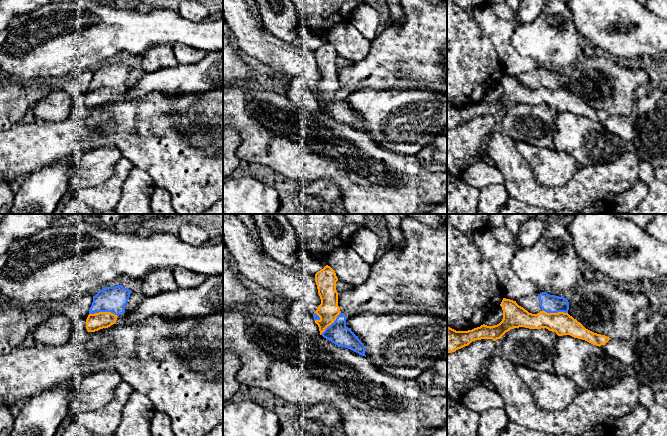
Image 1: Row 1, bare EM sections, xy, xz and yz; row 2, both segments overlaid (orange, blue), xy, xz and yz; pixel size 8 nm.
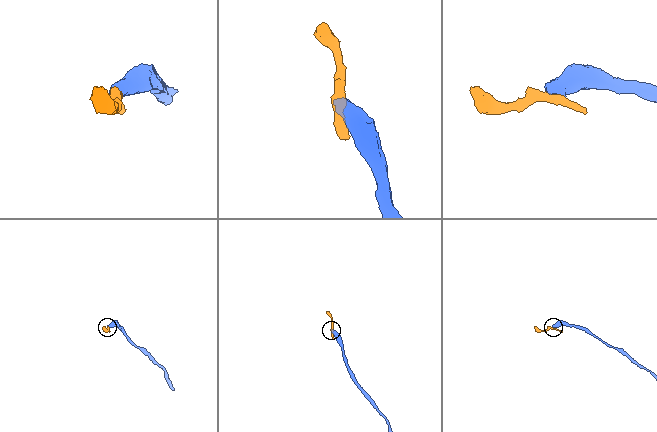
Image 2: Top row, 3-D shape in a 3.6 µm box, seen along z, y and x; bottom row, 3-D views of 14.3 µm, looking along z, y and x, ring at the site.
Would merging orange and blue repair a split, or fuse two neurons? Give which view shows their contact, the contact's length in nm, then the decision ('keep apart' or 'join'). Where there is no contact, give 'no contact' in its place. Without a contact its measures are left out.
xy | 240 nm | keep apart

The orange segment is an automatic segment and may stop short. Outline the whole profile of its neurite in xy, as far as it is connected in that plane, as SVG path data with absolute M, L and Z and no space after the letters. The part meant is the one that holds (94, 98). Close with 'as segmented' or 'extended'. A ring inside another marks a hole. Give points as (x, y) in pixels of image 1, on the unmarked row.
M99 88L89 90L86 95L86 105L88 108L95 108L103 104L108 104L117 96L117 91L111 88Z; as segmented

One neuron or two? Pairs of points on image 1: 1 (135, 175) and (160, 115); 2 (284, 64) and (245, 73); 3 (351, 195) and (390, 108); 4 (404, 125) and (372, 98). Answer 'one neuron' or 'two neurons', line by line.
1: two neurons
2: two neurons
3: two neurons
4: one neuron

